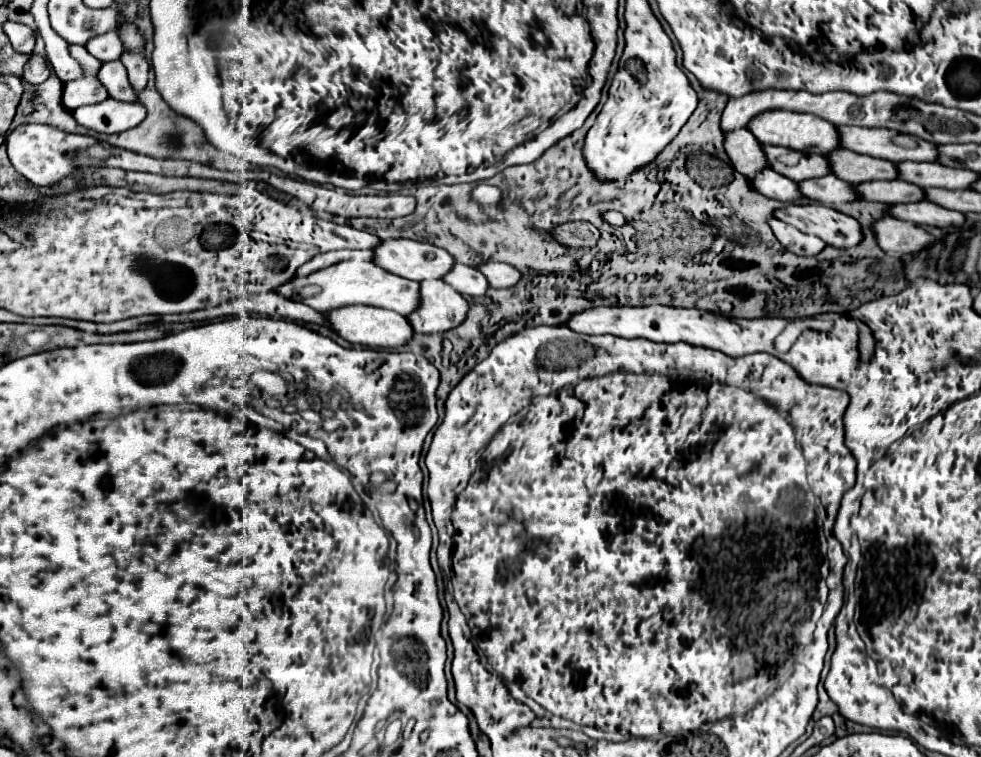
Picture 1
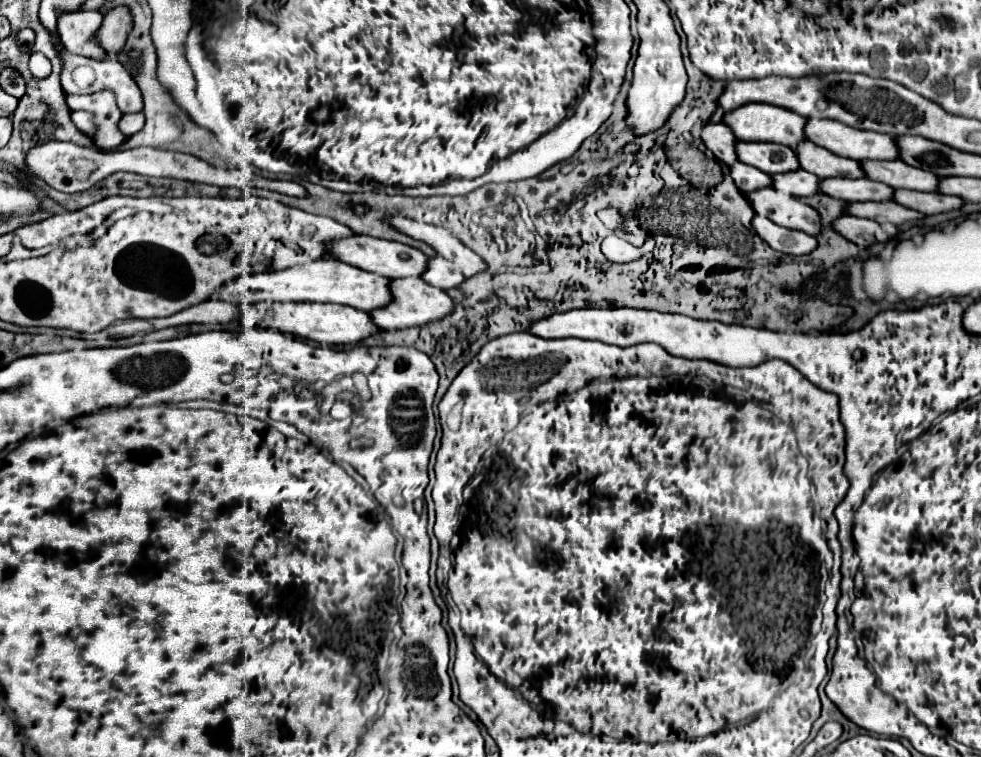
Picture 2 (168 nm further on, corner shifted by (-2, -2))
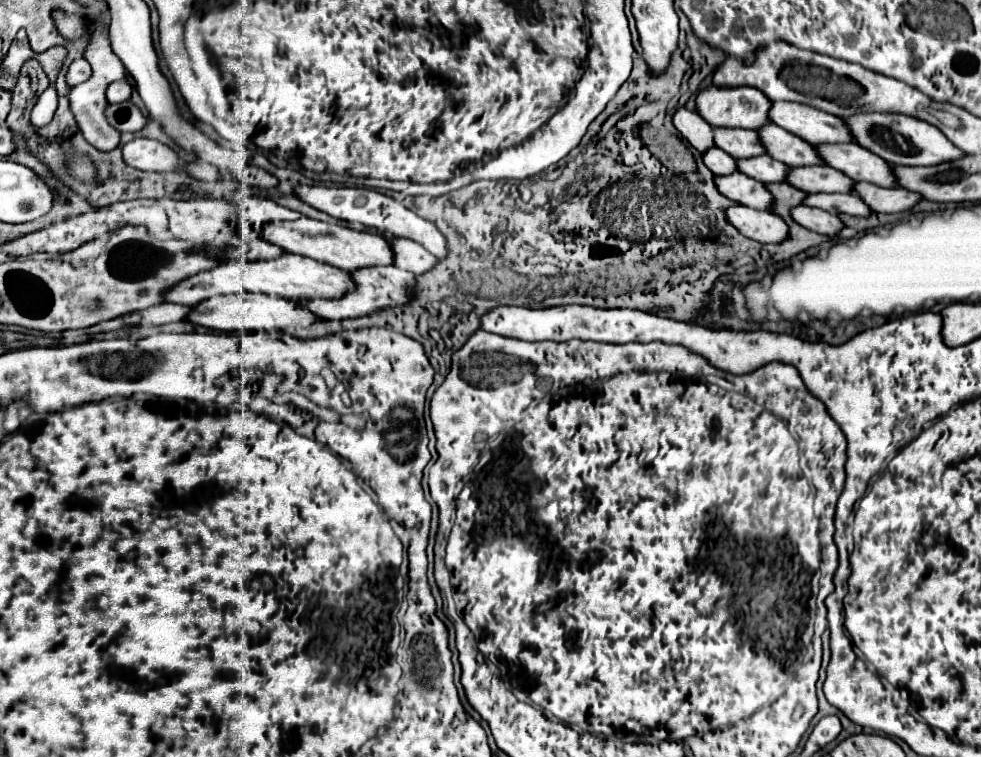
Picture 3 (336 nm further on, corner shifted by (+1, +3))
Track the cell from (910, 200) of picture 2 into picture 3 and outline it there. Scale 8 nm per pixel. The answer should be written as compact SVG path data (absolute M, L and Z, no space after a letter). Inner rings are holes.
M856 183L854 193L860 195L860 199L864 199L864 203L868 203L868 207L872 207L874 213L900 213L900 211L908 211L910 207L914 207L920 201L920 195L908 191L908 189L900 189L900 187L878 187L874 183Z

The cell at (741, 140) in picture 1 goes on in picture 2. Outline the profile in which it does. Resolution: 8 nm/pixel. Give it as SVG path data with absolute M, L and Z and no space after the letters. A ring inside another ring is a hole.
M719 122L719 124L707 124L701 132L703 142L707 144L707 148L715 154L715 158L727 166L737 164L739 158L735 156L735 144L737 144L737 136L733 134L731 128L727 128L727 124Z

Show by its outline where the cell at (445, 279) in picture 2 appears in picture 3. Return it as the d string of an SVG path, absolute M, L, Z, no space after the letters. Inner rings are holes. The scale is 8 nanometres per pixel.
M382 233L382 237L388 239L388 245L392 247L396 267L404 271L412 271L414 275L420 275L436 265L436 257L428 253L424 247L420 247L418 243L404 237L390 235L390 233Z

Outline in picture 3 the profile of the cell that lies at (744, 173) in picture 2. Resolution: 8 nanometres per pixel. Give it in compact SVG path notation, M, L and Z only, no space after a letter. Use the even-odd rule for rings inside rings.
M712 147L712 151L702 153L702 161L714 175L728 175L736 171L736 159L716 147Z

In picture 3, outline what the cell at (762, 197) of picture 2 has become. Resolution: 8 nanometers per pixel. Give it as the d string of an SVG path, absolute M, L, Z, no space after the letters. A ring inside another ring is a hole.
M732 173L732 175L714 175L716 179L716 189L726 195L728 199L740 203L740 205L748 205L752 209L762 209L762 211L770 211L772 207L772 195L768 193L768 189L756 181L756 179L748 179L742 173Z

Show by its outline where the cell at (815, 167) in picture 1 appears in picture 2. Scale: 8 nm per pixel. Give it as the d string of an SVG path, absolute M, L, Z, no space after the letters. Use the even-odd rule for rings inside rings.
M737 142L737 156L741 162L767 174L799 170L799 158L795 156L795 150L773 142Z

